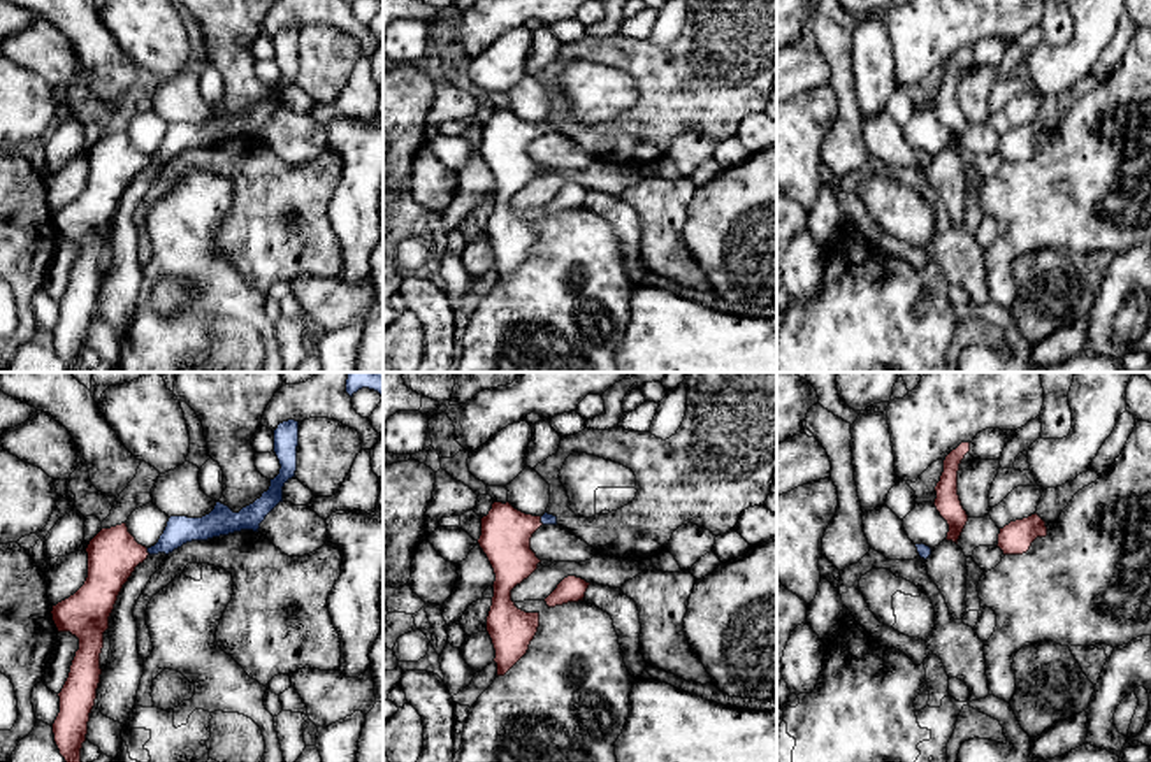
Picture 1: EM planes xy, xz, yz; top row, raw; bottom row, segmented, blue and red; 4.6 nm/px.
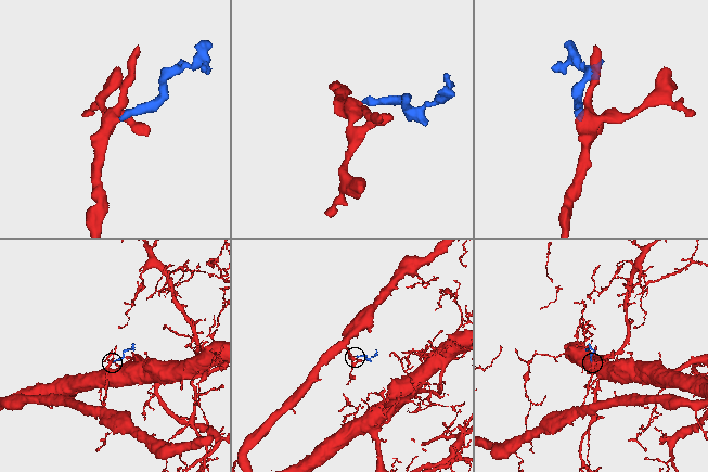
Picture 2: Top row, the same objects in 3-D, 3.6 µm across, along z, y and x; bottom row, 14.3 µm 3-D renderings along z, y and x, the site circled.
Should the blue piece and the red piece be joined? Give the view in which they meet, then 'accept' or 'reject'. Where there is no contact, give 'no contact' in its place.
contact in xy; accept

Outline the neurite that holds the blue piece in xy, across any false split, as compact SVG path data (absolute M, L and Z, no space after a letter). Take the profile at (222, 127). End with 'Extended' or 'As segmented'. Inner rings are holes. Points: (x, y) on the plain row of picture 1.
M288 26L274 37L274 60L279 81L253 111L234 119L216 109L202 125L170 123L158 149L146 155L128 139L127 130L102 135L88 151L88 184L69 205L53 212L58 239L70 239L79 246L79 256L69 284L58 300L60 320L53 330L54 349L67 372L81 372L81 355L86 348L90 320L100 290L100 260L104 239L123 191L149 162L172 160L192 147L207 147L241 137L258 139L265 123L283 109L283 93L295 84L299 53L299 28Z. Extended

